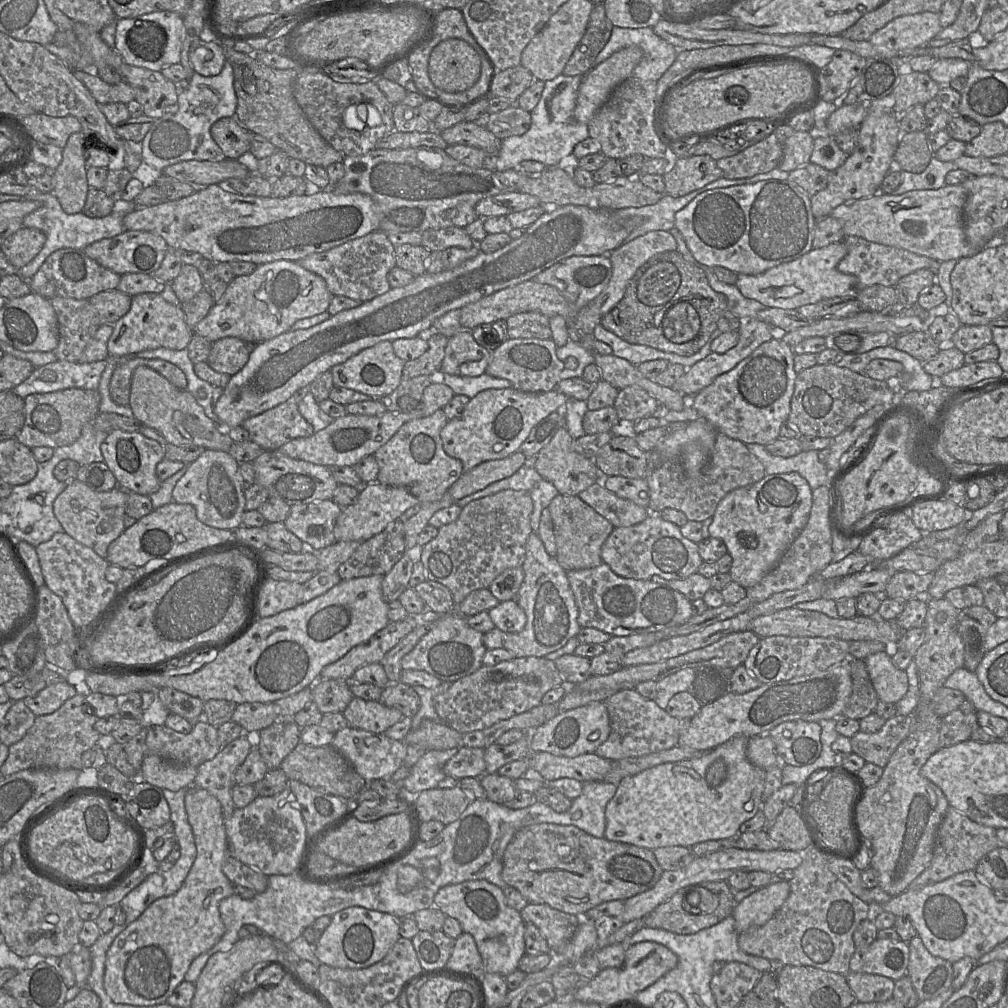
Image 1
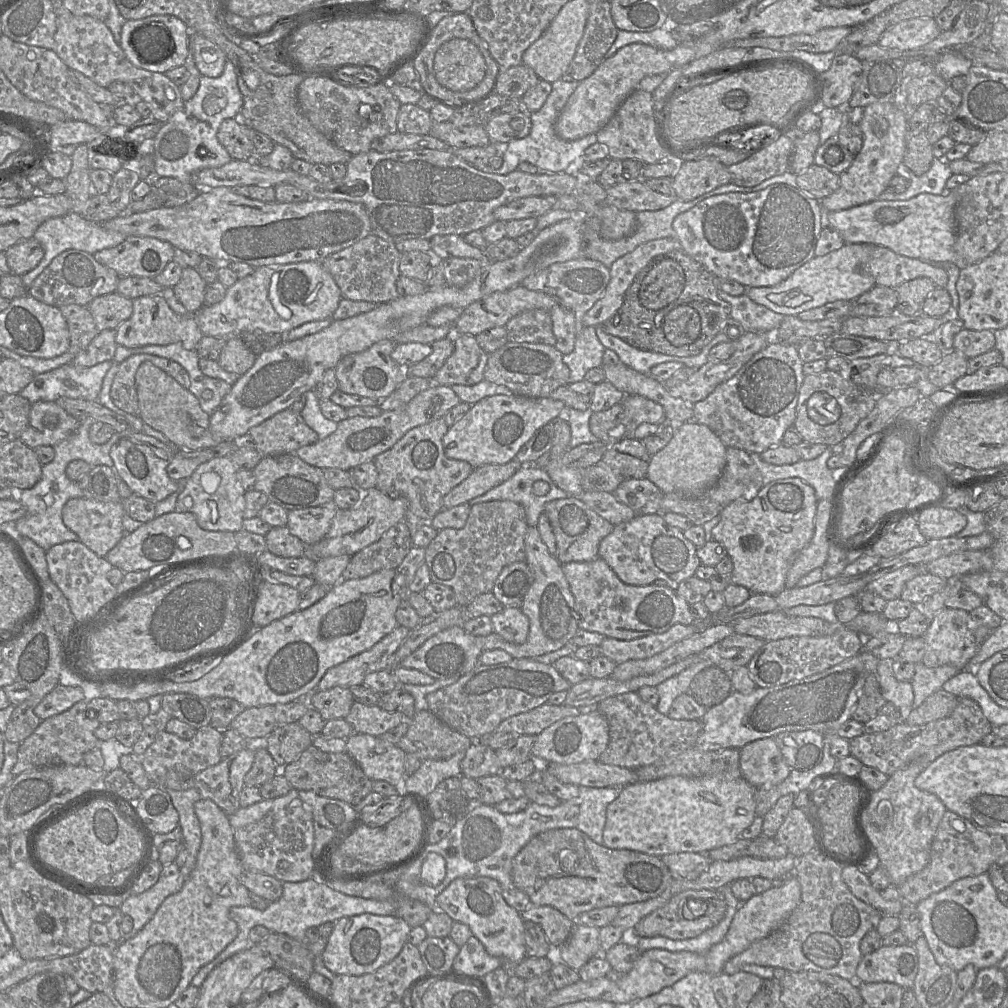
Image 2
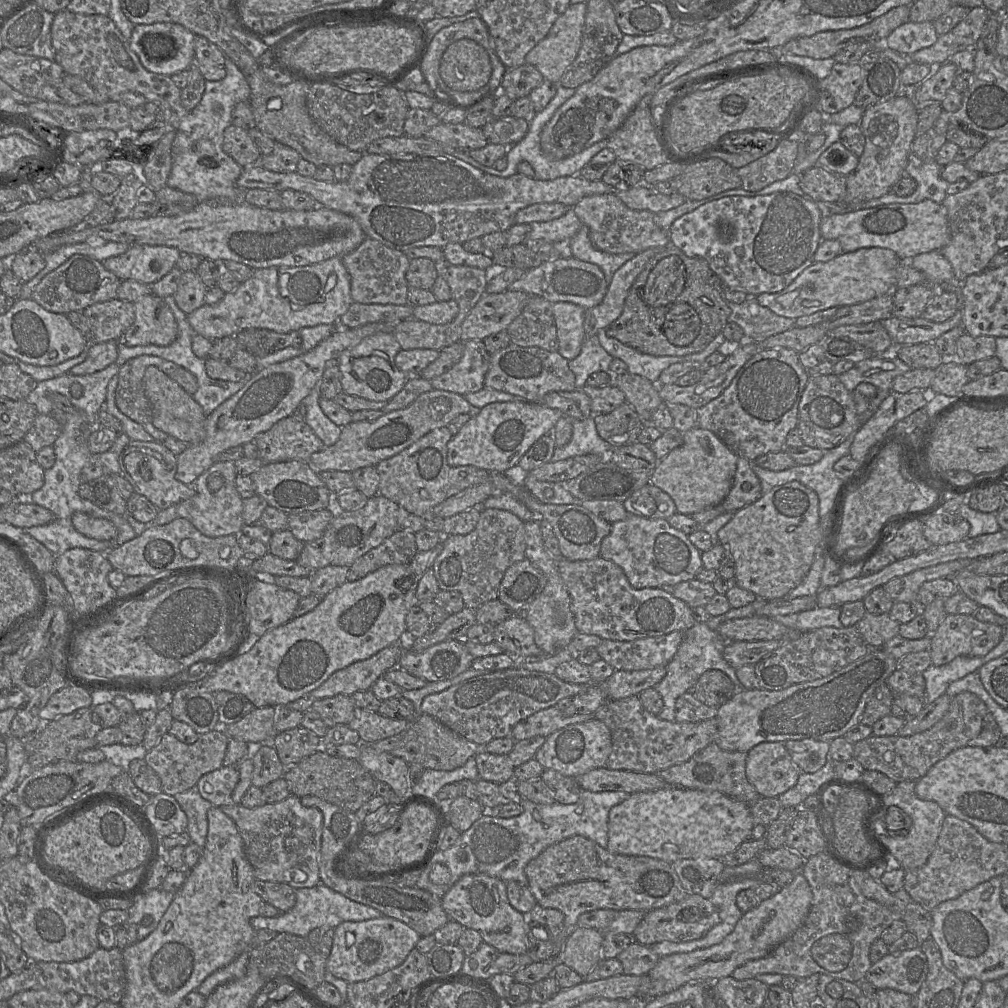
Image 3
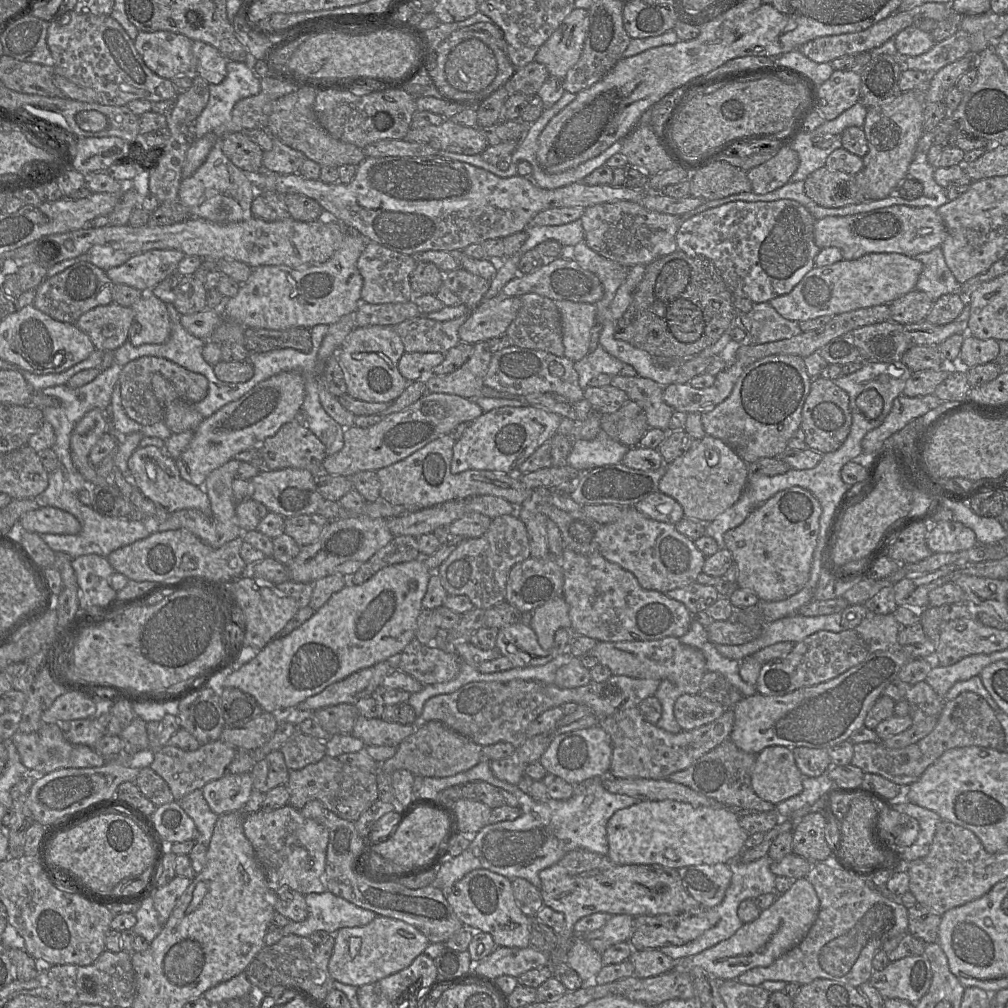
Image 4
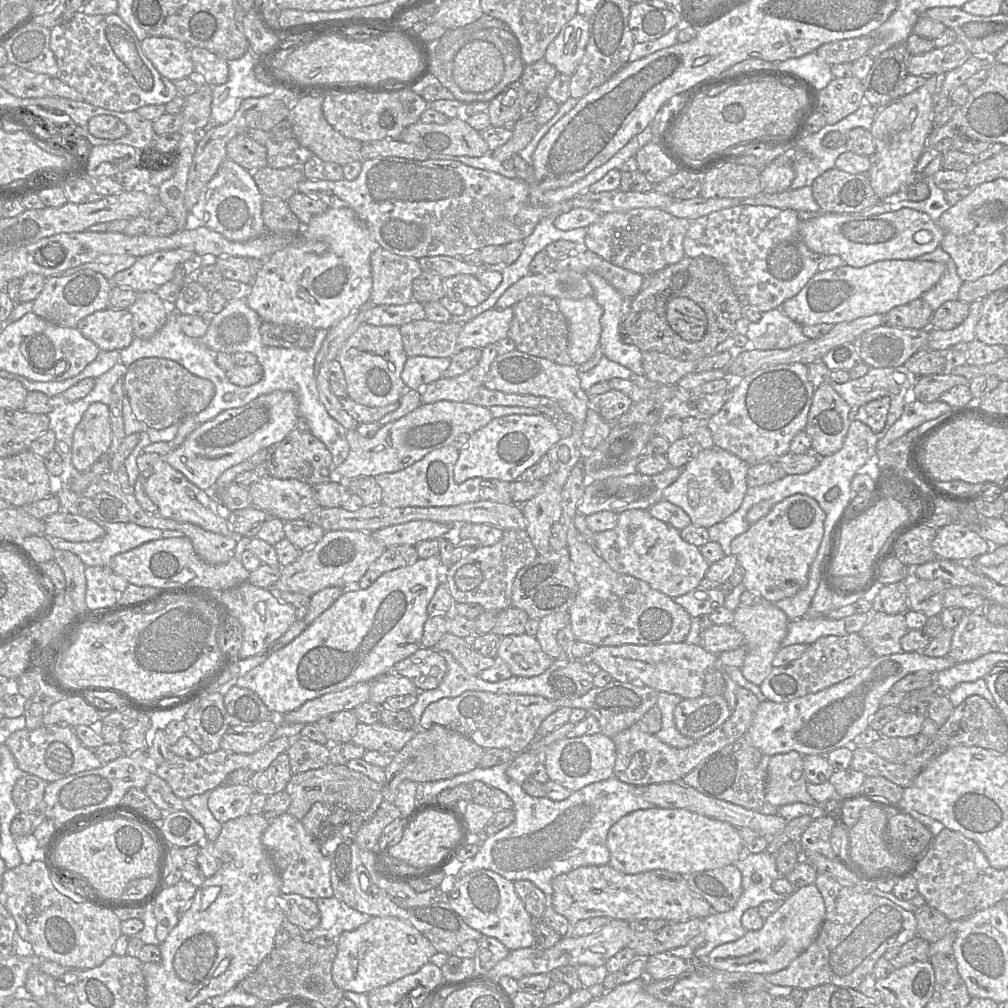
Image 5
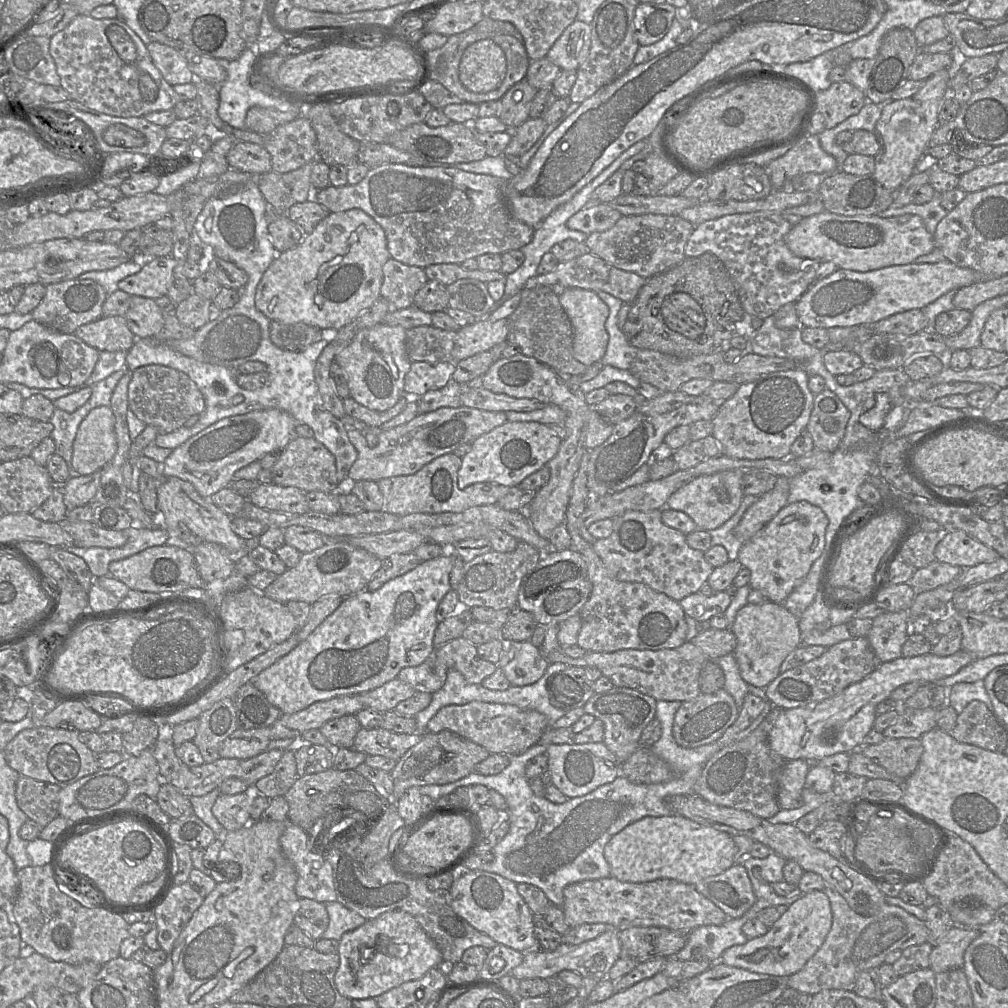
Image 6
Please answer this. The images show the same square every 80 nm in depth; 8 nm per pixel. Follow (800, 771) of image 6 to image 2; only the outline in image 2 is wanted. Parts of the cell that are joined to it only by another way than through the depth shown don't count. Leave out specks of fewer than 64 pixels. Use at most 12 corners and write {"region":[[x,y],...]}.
{"region":[[773,737],[739,751],[742,777],[755,788],[791,773]]}

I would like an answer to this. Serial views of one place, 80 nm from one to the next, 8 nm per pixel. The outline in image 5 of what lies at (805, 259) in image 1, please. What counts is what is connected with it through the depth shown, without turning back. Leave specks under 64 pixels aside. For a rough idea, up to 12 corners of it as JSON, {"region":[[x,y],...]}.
{"region":[[883,260],[817,272],[780,309],[835,325],[886,314],[945,265]]}

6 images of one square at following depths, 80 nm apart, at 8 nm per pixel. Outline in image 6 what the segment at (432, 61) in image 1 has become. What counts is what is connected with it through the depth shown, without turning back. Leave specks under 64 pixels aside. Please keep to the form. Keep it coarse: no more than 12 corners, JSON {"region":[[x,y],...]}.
{"region":[[492,39],[464,51],[459,79],[474,93],[497,89],[504,51]]}

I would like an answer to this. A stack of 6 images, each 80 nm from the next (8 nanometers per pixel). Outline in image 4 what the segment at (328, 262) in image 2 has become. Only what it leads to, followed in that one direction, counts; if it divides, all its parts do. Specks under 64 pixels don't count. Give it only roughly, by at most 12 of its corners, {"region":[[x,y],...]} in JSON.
{"region":[[368,241],[361,302],[411,301],[412,256]]}

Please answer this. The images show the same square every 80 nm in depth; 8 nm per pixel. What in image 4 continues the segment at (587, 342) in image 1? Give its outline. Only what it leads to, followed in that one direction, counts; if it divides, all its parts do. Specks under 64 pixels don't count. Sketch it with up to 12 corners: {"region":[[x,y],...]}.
{"region":[[599,345],[573,363],[584,390],[599,374],[620,375],[623,362]]}

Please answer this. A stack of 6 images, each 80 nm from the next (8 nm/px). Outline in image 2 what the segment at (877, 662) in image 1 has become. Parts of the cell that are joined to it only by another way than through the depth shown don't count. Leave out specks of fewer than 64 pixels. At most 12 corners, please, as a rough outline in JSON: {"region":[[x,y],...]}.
{"region":[[891,660],[876,669],[882,695],[899,708],[911,708],[910,682],[897,680]]}

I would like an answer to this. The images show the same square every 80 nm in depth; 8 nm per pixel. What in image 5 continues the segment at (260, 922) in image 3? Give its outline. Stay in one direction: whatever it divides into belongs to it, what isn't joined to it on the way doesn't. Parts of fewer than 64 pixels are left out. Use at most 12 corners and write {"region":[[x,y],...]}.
{"region":[[334,896],[315,900],[320,923],[305,931],[317,937],[338,938],[372,917]]}

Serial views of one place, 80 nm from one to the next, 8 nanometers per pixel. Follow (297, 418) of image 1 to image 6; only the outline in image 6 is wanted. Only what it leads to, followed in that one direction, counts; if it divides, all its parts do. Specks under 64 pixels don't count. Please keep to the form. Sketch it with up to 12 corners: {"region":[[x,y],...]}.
{"region":[[294,435],[271,468],[273,483],[305,493],[342,488],[334,456]]}

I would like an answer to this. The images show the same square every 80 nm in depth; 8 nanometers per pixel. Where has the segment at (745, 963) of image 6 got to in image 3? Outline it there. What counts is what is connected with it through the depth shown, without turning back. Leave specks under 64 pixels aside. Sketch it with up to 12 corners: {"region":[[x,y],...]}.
{"region":[[801,872],[742,914],[719,944],[660,956],[648,976],[664,994],[731,976],[805,921]]}

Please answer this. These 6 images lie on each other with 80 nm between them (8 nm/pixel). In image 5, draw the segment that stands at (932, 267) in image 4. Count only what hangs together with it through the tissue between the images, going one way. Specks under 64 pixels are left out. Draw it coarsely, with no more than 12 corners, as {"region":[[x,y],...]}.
{"region":[[940,246],[916,260],[940,262],[945,271],[922,295],[933,312],[957,299],[962,281]]}

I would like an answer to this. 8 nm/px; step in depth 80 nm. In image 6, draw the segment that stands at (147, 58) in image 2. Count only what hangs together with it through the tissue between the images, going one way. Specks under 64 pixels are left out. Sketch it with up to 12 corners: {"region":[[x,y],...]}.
{"region":[[157,41],[147,50],[171,86],[193,81],[180,50]]}

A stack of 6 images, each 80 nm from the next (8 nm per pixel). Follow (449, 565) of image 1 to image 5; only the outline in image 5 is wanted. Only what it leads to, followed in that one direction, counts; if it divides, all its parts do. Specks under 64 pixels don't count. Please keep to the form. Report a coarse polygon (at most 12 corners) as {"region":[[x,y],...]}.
{"region":[[504,530],[442,568],[455,603],[501,611],[539,556],[526,530]]}

